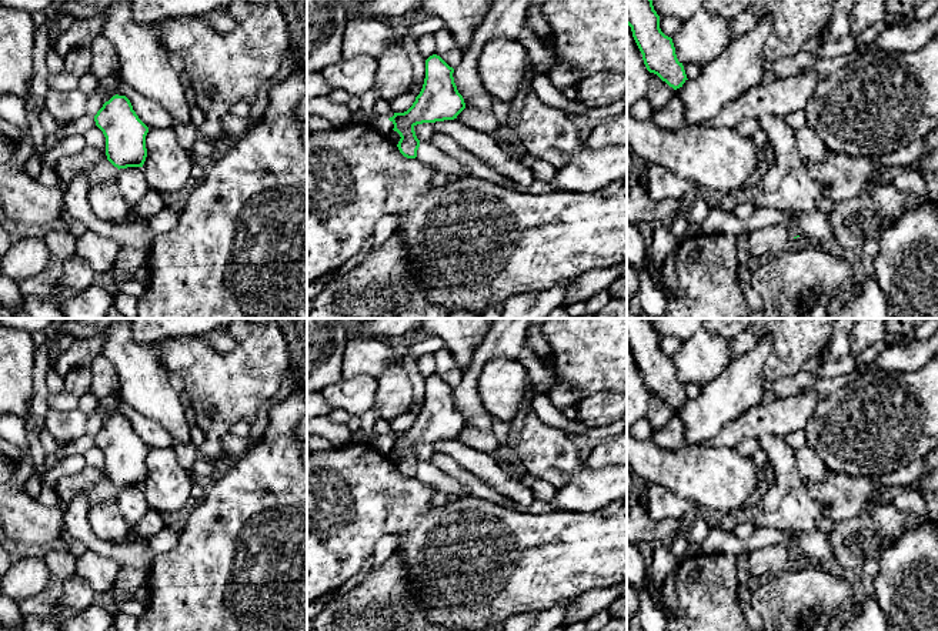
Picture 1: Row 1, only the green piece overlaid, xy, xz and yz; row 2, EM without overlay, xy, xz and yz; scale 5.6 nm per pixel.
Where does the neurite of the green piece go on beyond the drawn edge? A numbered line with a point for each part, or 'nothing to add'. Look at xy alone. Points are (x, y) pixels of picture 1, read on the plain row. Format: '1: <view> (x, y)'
nothing to add

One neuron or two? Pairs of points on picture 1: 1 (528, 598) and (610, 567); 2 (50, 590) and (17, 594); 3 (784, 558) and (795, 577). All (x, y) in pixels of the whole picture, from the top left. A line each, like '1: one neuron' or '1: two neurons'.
1: one neuron
2: two neurons
3: two neurons

